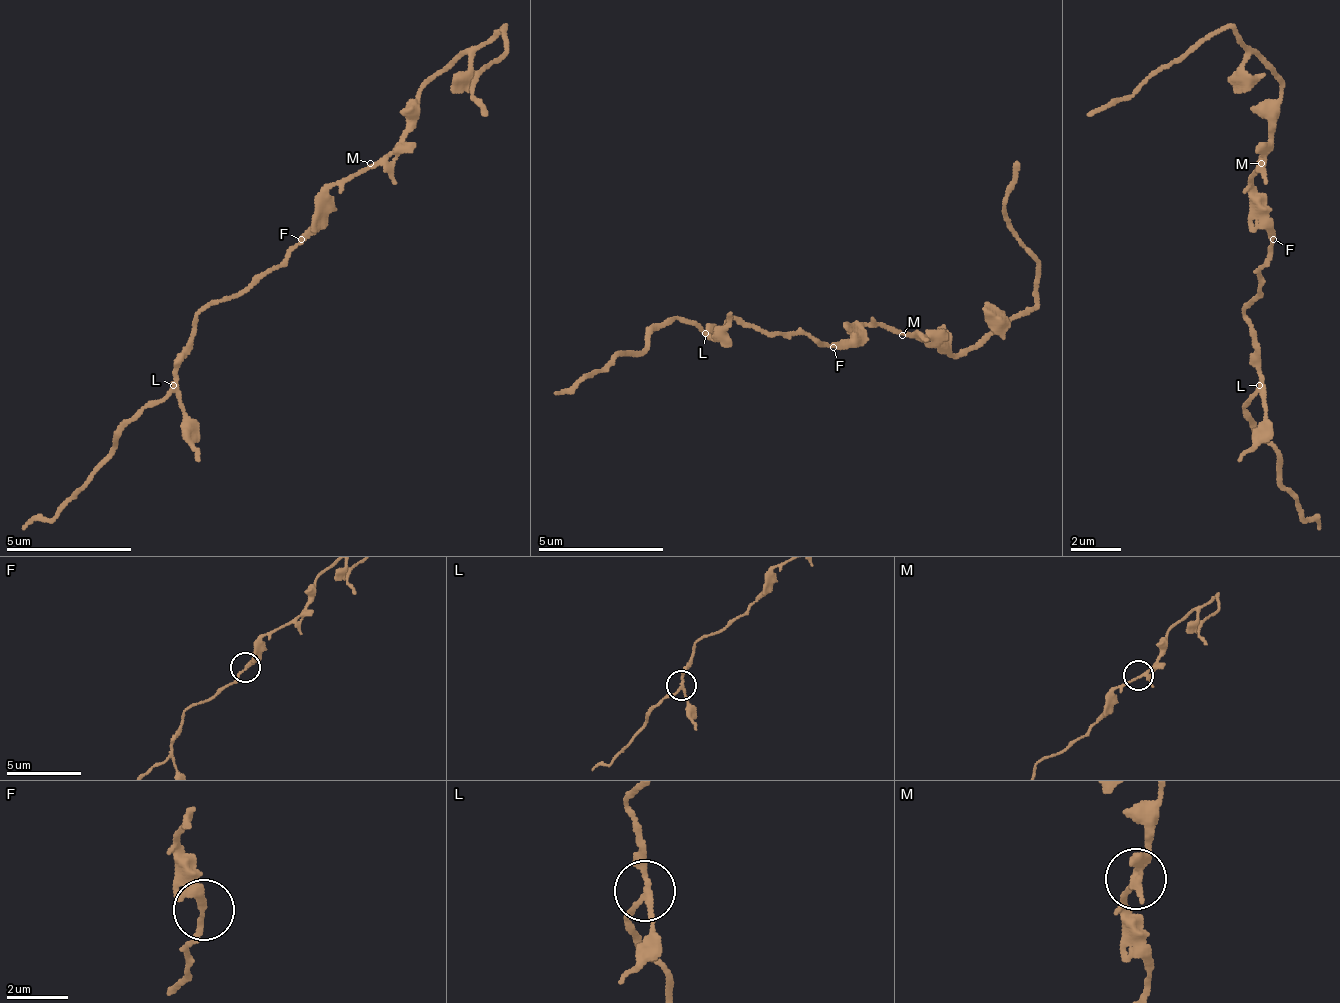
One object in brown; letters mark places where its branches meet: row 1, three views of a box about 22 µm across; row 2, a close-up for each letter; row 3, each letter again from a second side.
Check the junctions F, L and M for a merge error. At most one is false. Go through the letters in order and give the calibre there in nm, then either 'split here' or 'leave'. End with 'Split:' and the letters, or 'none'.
F: calibre 220 nm; leave
L: calibre 160 nm; split here
M: calibre 150 nm; leave
Split: L

